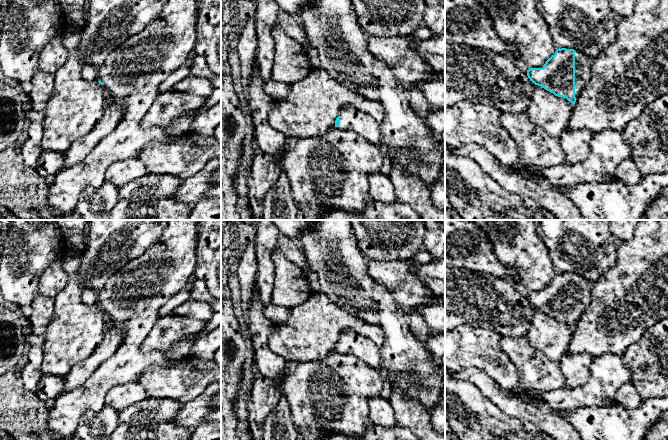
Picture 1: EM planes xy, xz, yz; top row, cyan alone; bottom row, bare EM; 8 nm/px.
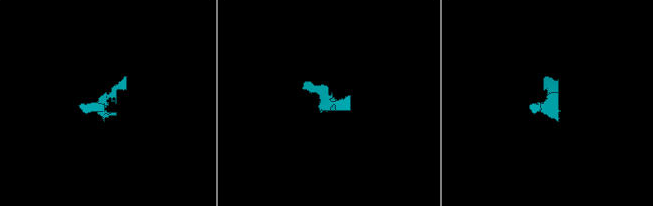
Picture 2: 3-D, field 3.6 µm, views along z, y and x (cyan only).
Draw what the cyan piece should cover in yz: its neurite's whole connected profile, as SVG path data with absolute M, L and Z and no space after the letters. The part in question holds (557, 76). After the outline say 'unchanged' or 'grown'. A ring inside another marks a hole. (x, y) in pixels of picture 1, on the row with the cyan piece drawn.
M557 49L544 65L527 70L527 76L555 96L575 104L591 77L592 60L574 49Z | grown

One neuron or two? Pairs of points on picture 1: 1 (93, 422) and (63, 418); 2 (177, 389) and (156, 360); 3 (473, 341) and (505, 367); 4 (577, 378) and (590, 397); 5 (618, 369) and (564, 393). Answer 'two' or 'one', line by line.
1: two
2: two
3: one
4: two
5: one

